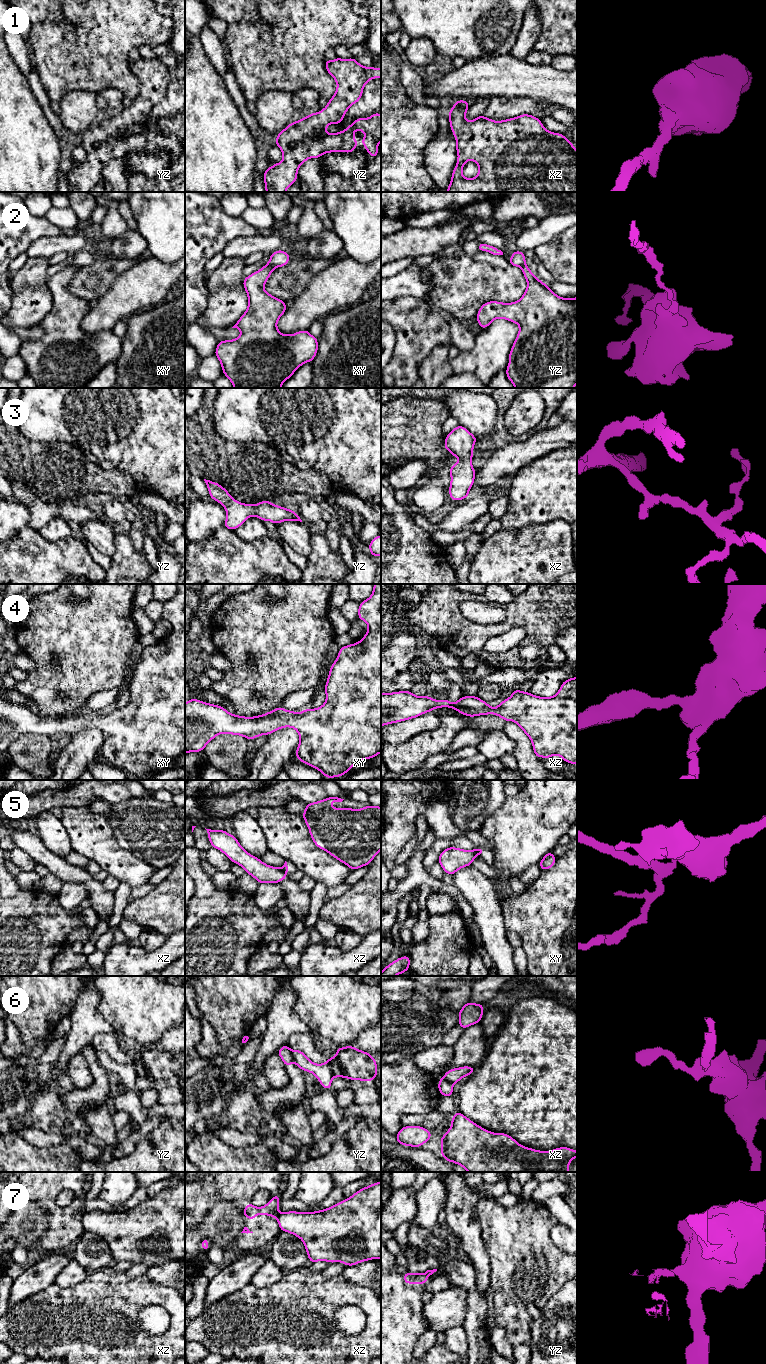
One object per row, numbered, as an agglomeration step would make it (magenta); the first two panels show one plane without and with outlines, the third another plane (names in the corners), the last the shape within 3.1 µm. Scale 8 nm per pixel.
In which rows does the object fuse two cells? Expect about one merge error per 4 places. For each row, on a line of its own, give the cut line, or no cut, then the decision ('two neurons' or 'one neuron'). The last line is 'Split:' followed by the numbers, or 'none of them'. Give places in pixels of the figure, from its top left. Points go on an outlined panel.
1: cut none; one neuron
2: cut xy (268, 263), (275, 267); two neurons
3: cut none; one neuron
4: cut none; one neuron
5: cut xz (280, 868), (286, 874); two neurons
6: cut yz (290, 1050), (294, 1062); two neurons
7: cut xz (281, 1213), (277, 1219); two neurons
Split: 2, 5, 6, 7

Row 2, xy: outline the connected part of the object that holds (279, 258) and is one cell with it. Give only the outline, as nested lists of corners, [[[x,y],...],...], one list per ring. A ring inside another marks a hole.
[[[281,249],[273,252],[270,256],[268,264],[273,265],[274,267],[284,267],[291,257],[291,255]]]

